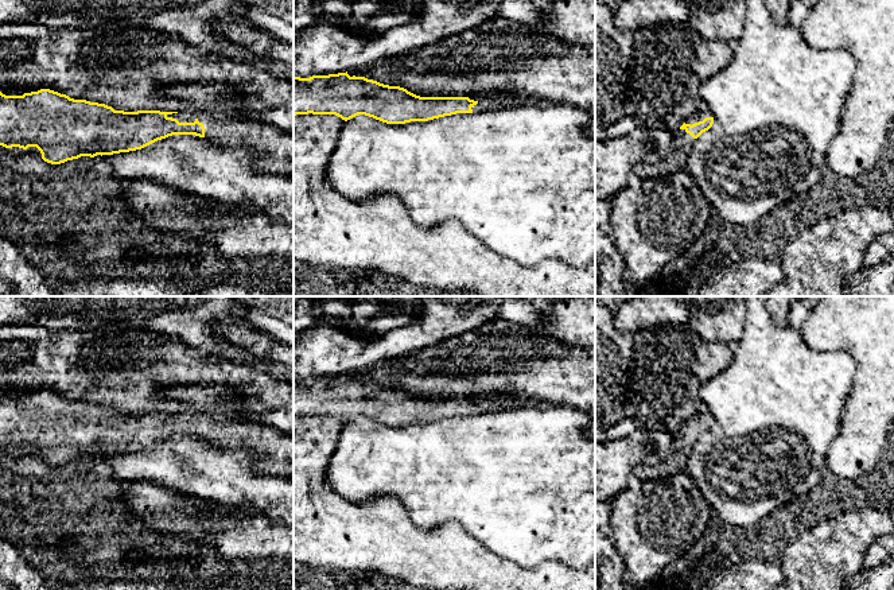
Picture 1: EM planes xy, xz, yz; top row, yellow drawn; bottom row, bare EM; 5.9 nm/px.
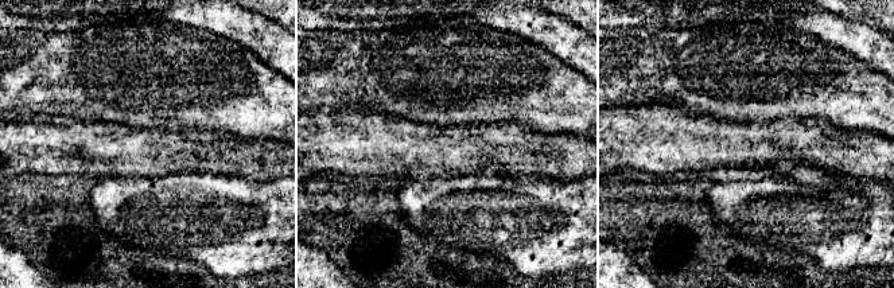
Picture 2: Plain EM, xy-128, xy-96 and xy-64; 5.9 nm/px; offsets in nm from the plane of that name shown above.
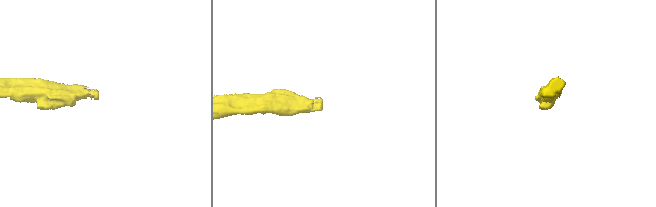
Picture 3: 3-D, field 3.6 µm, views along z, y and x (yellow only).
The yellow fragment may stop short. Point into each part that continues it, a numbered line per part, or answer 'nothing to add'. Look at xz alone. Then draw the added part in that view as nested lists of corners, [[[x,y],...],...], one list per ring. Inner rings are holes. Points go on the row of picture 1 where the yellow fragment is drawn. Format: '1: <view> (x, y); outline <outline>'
1: xz (485, 100); outline [[[481,93],[469,98],[478,102],[477,105],[471,106],[473,112],[521,106],[529,102],[539,104],[541,106],[548,104],[548,101],[528,100],[526,97],[516,93]]]

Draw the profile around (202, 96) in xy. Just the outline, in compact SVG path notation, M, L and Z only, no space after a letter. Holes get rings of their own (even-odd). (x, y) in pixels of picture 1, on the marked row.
M190 82L163 90L164 93L175 97L186 98L191 108L195 110L206 110L218 108L218 100L229 93L232 96L232 110L240 112L244 109L261 110L265 108L259 100L244 97L241 101L236 100L236 94L229 90L224 82Z

